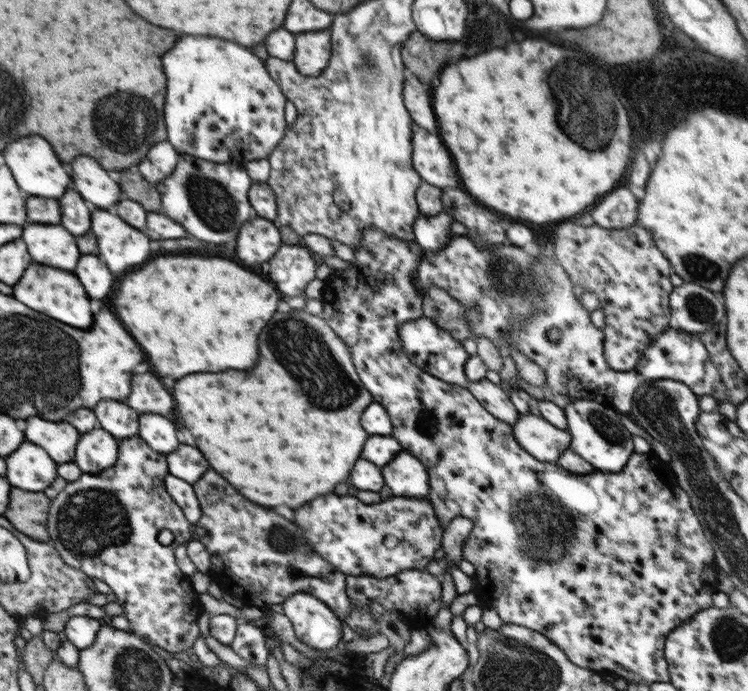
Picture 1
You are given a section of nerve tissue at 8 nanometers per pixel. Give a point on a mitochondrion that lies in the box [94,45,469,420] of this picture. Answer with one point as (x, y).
(299, 348)

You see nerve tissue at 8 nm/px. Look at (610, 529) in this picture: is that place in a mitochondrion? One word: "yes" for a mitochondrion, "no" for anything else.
no

